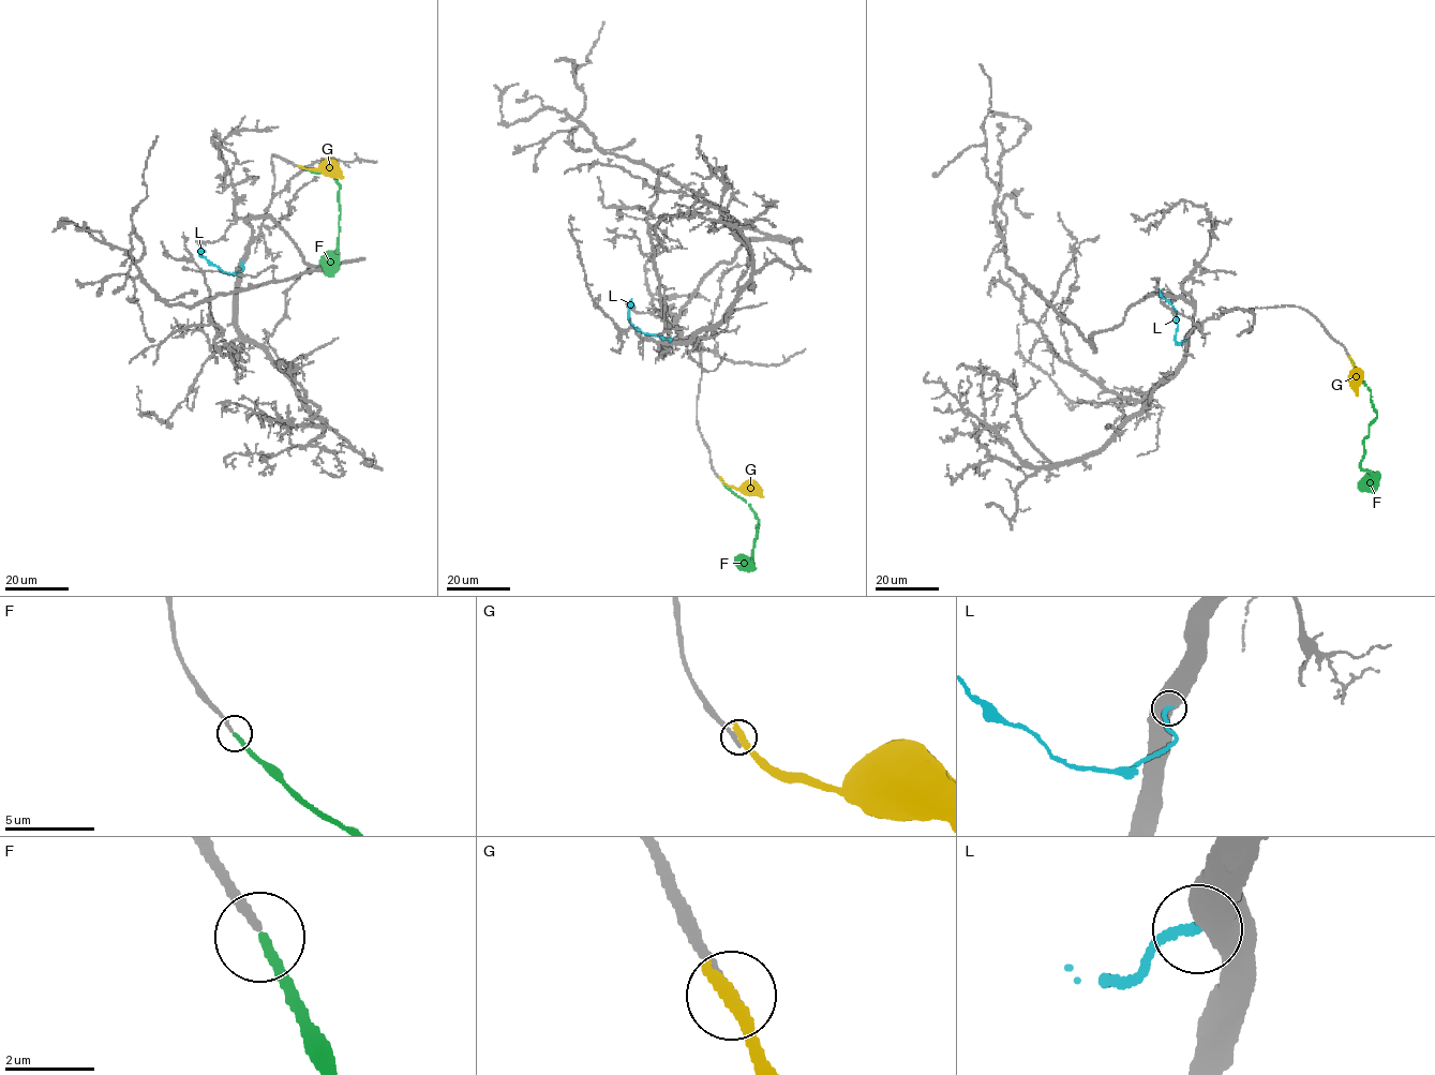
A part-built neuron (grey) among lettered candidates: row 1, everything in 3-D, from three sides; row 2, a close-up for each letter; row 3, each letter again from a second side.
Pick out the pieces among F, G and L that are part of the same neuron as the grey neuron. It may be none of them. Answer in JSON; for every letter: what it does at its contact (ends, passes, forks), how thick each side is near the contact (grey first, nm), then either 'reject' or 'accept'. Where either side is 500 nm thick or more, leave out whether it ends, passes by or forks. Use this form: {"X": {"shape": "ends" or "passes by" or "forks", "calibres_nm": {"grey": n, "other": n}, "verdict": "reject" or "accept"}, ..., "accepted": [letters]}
{"F": {"shape": "ends", "calibres_nm": {"grey": 220, "other": 240}, "verdict": "accept"}, "G": {"shape": "ends", "calibres_nm": {"grey": 280, "other": 440}, "verdict": "reject"}, "L": {"calibres_nm": {"grey": 750, "other": 220}, "verdict": "reject"}, "accepted": ["F"]}

